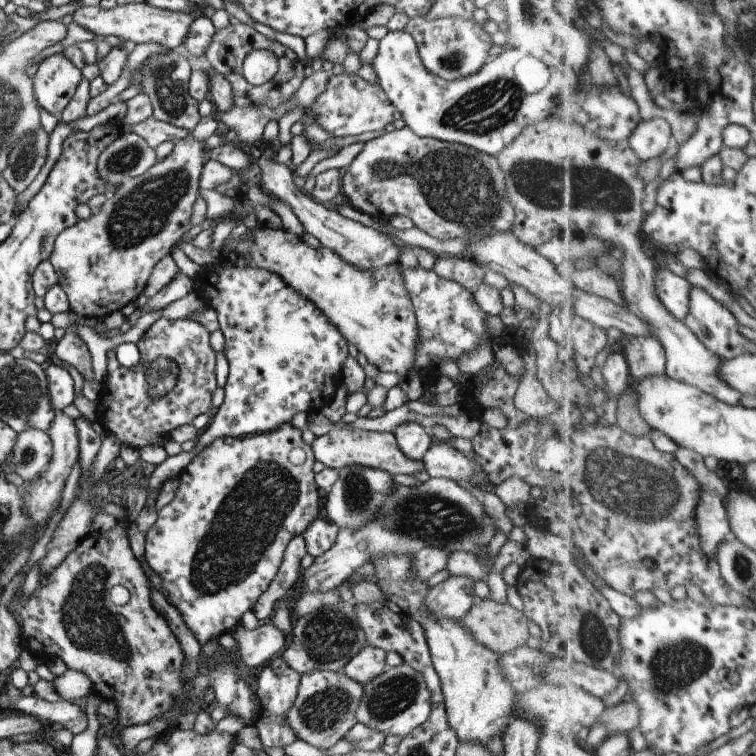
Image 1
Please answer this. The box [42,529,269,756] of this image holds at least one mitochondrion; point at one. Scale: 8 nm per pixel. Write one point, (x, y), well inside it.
(87, 621)

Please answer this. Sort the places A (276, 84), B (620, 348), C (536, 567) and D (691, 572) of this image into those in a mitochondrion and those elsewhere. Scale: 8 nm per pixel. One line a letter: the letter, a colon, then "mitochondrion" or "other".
A: other
B: other
C: other
D: other

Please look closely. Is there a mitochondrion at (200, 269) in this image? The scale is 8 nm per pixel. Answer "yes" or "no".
no

